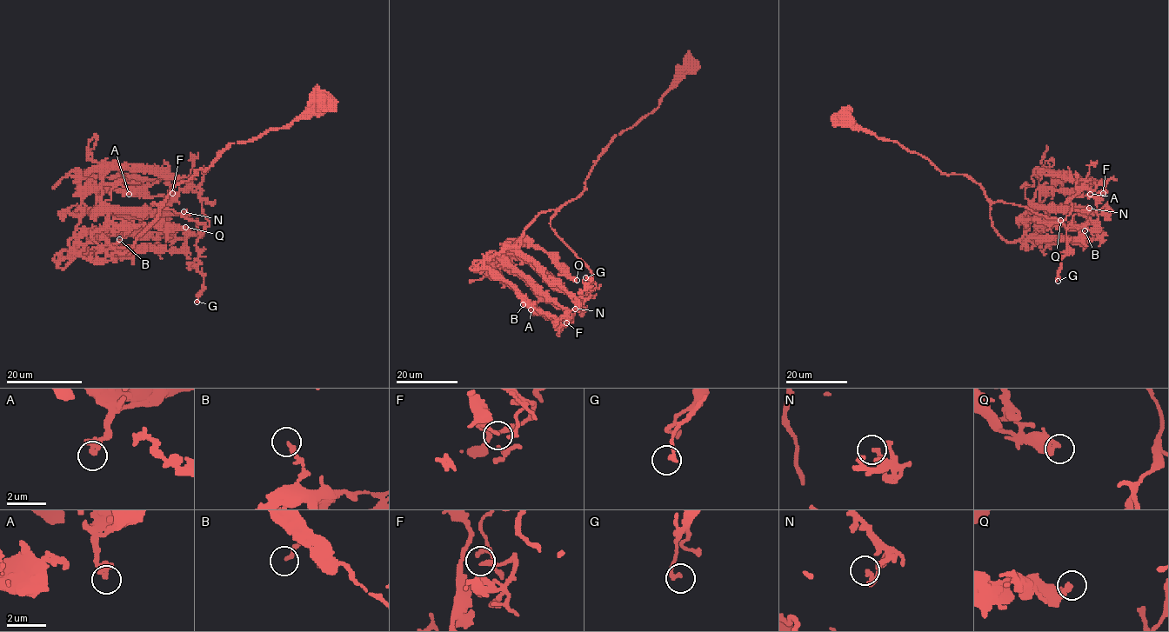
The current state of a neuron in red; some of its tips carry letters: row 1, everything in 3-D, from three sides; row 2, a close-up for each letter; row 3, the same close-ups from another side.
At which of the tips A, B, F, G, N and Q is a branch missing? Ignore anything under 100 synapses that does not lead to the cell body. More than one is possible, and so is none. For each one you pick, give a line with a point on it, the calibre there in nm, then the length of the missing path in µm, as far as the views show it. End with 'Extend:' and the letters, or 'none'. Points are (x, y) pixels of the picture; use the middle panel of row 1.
Extend: none

